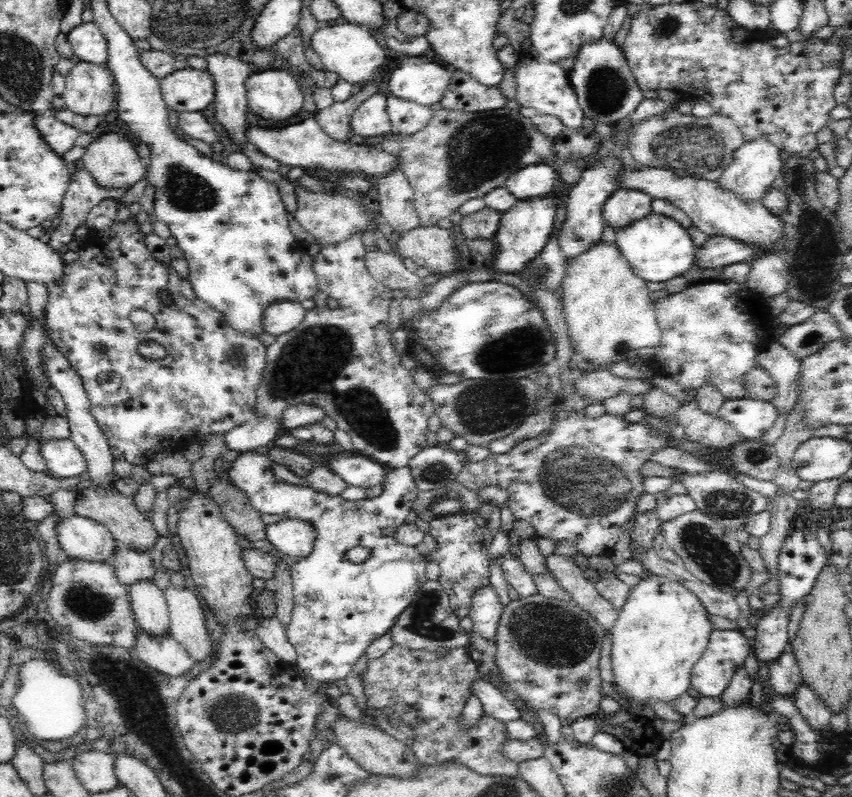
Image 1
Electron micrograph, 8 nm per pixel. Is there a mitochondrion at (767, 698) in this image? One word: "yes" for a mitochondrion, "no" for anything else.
no

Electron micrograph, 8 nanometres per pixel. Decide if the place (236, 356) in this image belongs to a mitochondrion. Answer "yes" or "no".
yes

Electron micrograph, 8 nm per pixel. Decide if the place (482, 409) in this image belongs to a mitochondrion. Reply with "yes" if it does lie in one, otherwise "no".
yes

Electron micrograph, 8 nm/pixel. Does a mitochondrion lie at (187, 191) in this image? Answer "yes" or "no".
yes

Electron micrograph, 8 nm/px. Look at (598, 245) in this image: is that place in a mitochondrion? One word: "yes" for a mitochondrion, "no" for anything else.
no

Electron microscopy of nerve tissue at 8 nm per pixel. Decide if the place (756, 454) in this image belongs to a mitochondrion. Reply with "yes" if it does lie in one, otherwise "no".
yes

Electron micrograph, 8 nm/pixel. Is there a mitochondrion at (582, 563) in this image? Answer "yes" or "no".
no

